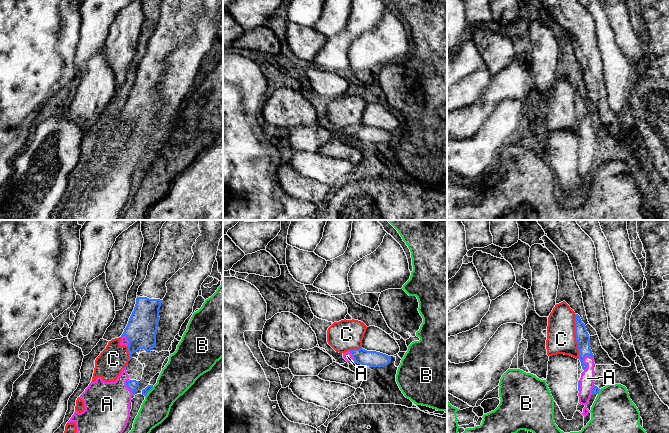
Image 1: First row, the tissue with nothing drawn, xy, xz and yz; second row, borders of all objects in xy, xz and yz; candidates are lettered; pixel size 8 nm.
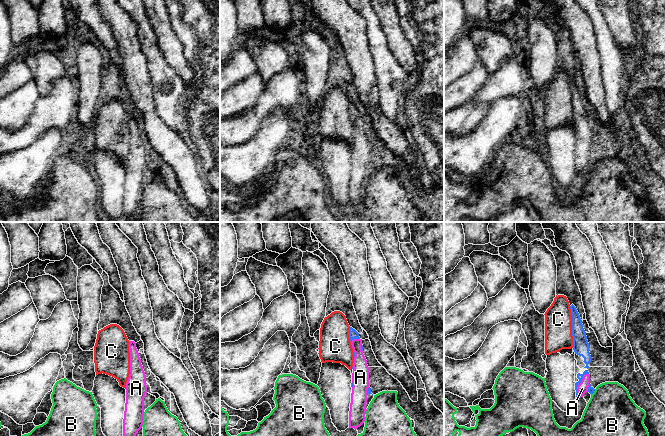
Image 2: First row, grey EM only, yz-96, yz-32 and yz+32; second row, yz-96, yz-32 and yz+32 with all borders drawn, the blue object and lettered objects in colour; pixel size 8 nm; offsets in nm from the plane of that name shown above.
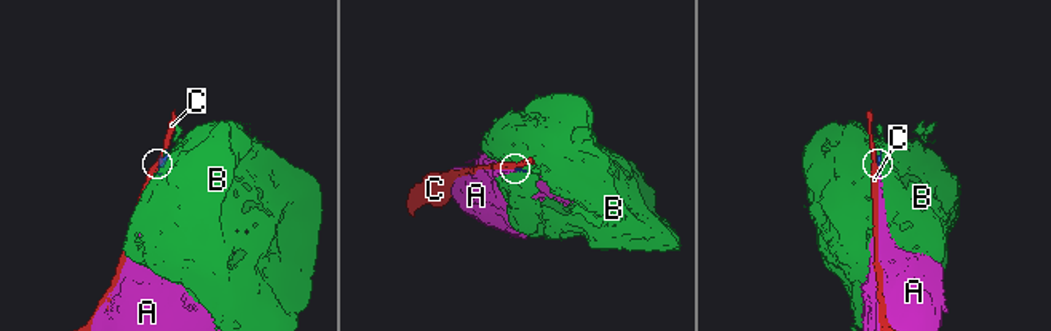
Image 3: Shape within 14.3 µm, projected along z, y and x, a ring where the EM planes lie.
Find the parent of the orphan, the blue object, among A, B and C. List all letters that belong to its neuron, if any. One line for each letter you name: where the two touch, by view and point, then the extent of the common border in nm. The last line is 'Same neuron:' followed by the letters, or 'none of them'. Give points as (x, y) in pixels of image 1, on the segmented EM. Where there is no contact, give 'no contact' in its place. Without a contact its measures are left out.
A: meets blue in yz at (582, 362); contact 140 nm long
Same neuron: A

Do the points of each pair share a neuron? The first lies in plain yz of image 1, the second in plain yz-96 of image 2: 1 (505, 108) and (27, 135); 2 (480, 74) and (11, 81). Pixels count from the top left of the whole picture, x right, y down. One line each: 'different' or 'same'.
1: different
2: different

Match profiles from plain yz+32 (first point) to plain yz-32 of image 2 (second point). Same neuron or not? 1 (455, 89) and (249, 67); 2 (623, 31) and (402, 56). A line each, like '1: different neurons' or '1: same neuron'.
1: different neurons
2: same neuron

